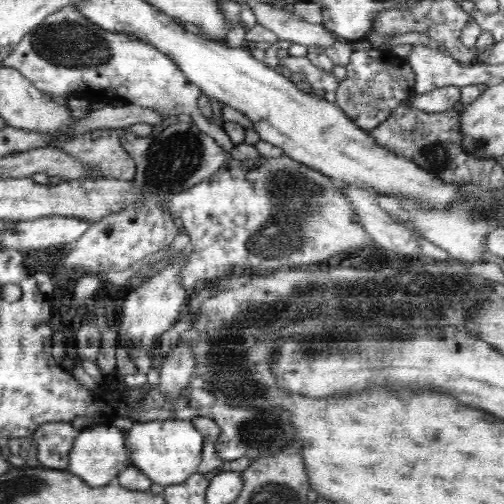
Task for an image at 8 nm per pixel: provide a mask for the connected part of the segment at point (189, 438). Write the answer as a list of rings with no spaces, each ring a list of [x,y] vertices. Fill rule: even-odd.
[[[167,419],[134,422],[133,427],[125,433],[125,437],[132,466],[140,469],[144,476],[156,484],[164,487],[180,484],[198,473],[205,438],[192,421]]]

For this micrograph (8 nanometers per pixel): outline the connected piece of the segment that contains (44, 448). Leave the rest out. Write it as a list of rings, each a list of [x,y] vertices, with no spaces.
[[[49,422],[40,425],[32,434],[33,441],[37,445],[37,459],[42,467],[48,469],[63,469],[67,470],[69,463],[69,452],[74,444],[74,439],[80,434],[81,430],[76,430],[71,423]]]

